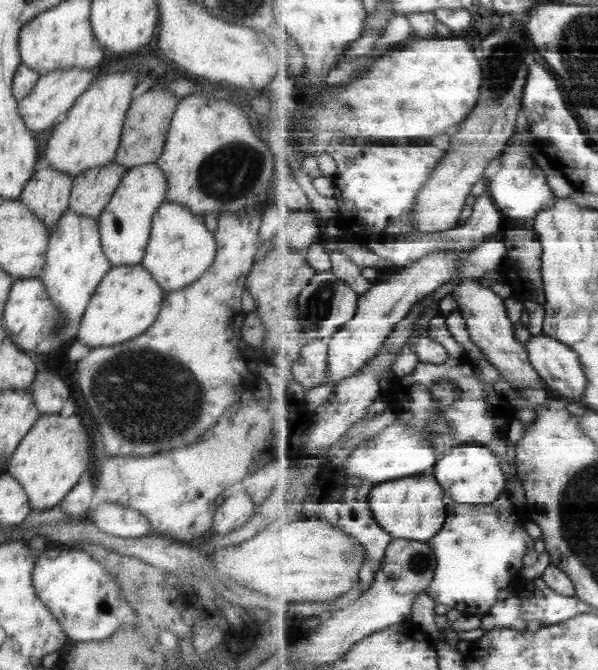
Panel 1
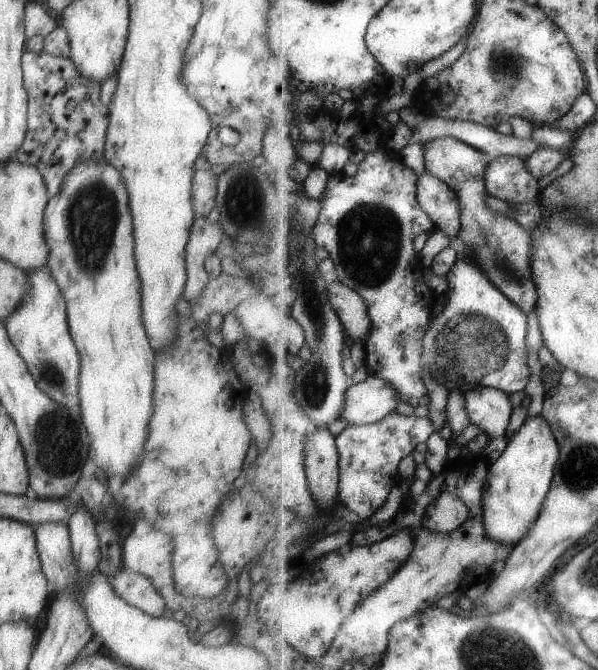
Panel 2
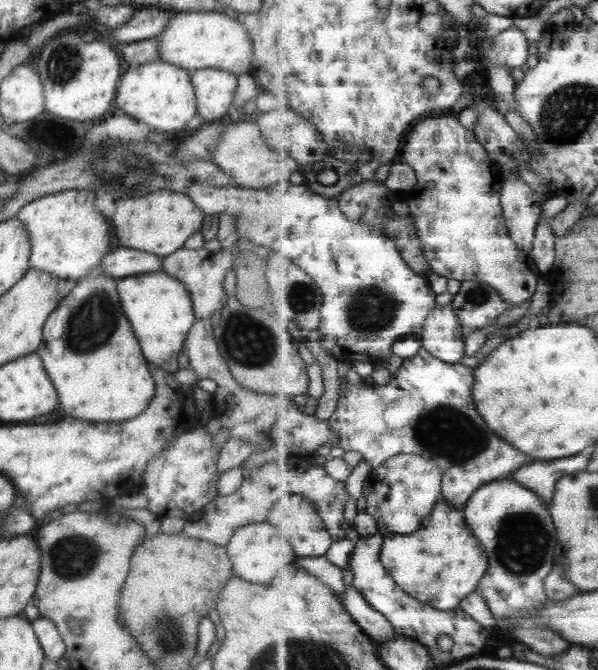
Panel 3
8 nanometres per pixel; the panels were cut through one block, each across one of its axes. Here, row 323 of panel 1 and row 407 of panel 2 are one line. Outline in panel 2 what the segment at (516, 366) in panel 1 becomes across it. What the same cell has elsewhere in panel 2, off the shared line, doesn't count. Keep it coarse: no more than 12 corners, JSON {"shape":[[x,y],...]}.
{"shape":[[504,390],[465,393],[472,424],[506,437],[514,408]]}

